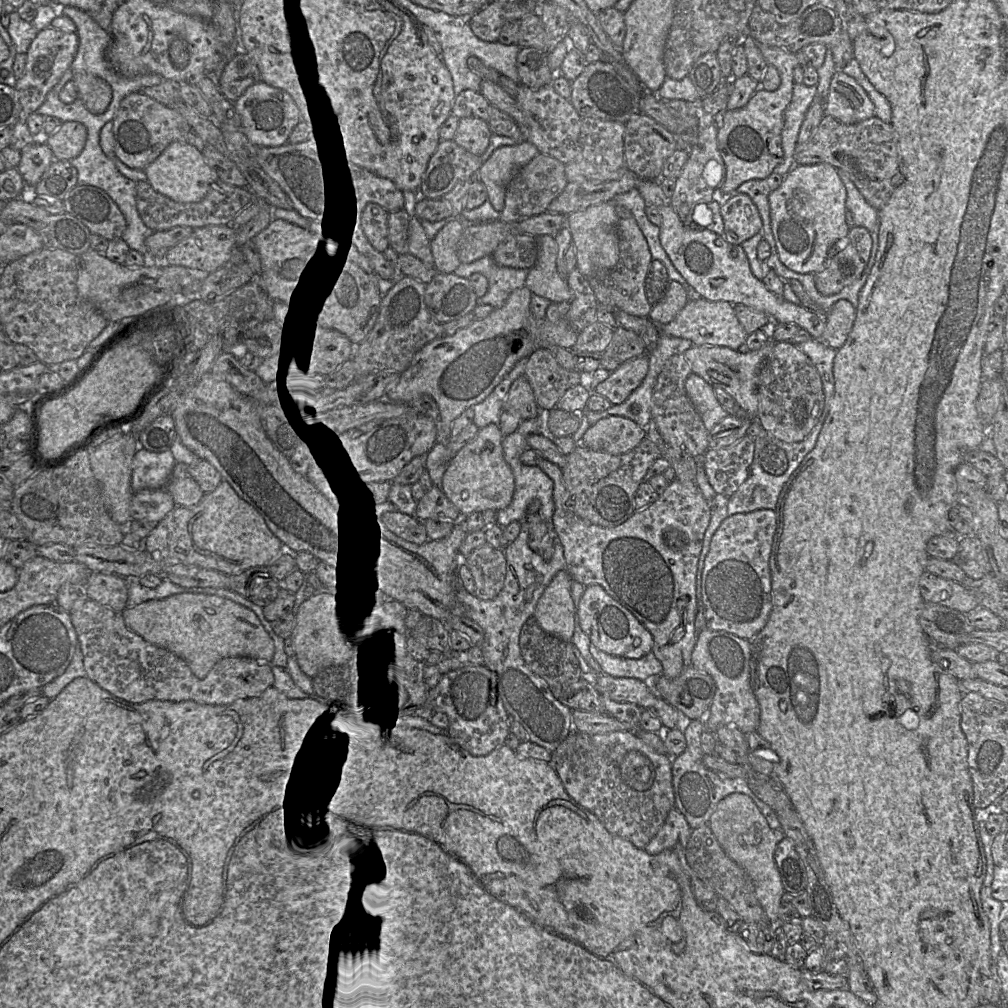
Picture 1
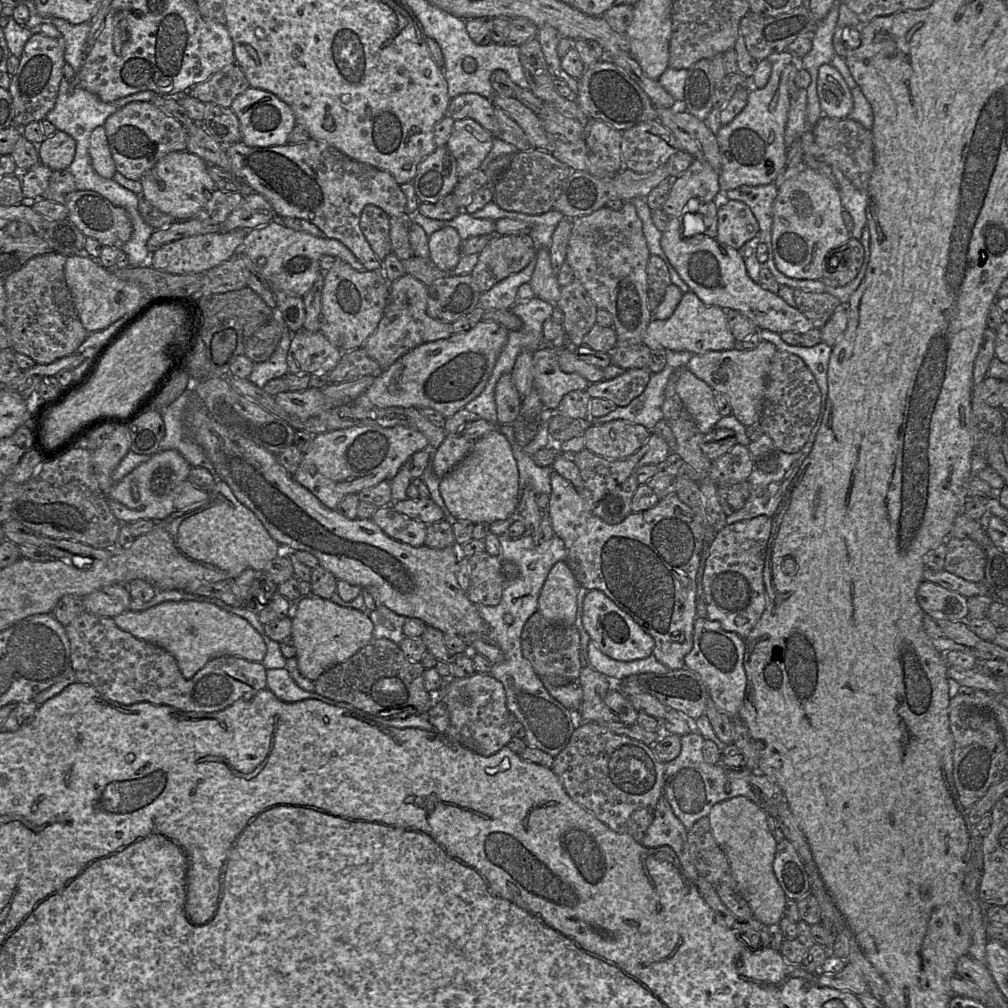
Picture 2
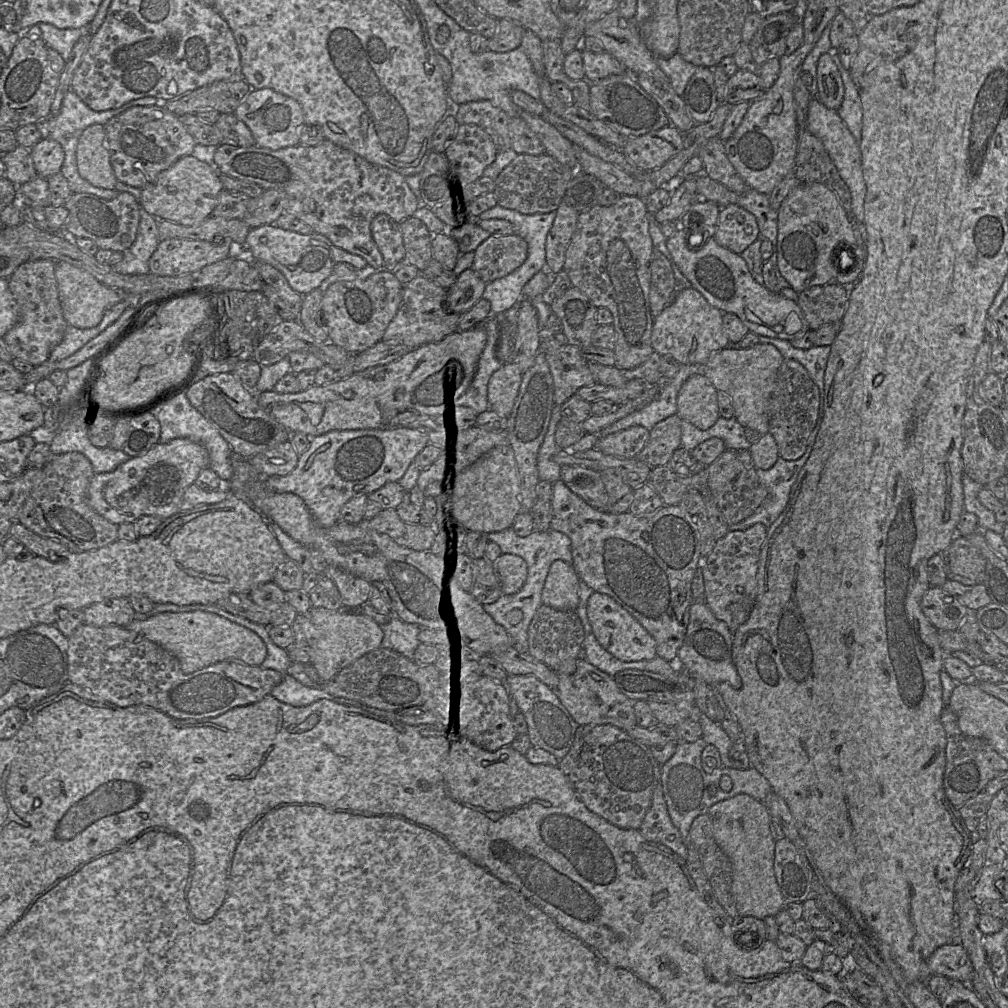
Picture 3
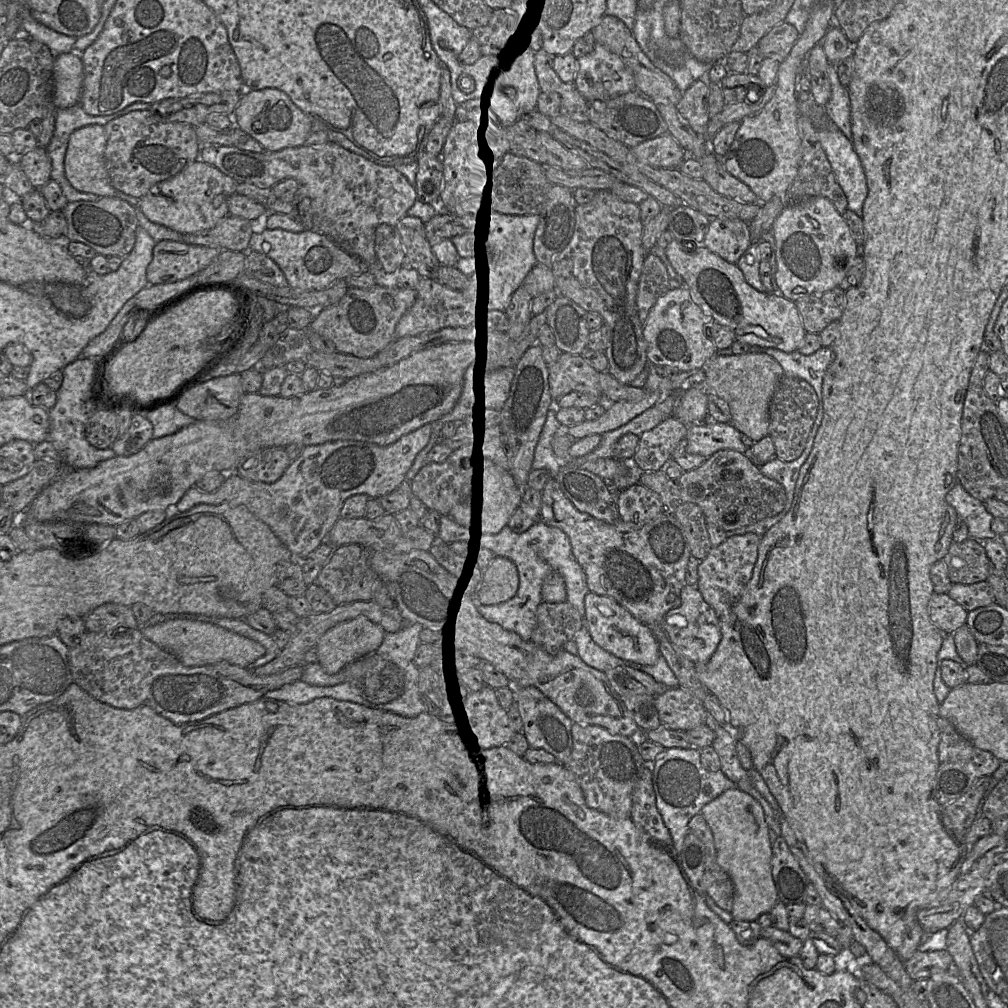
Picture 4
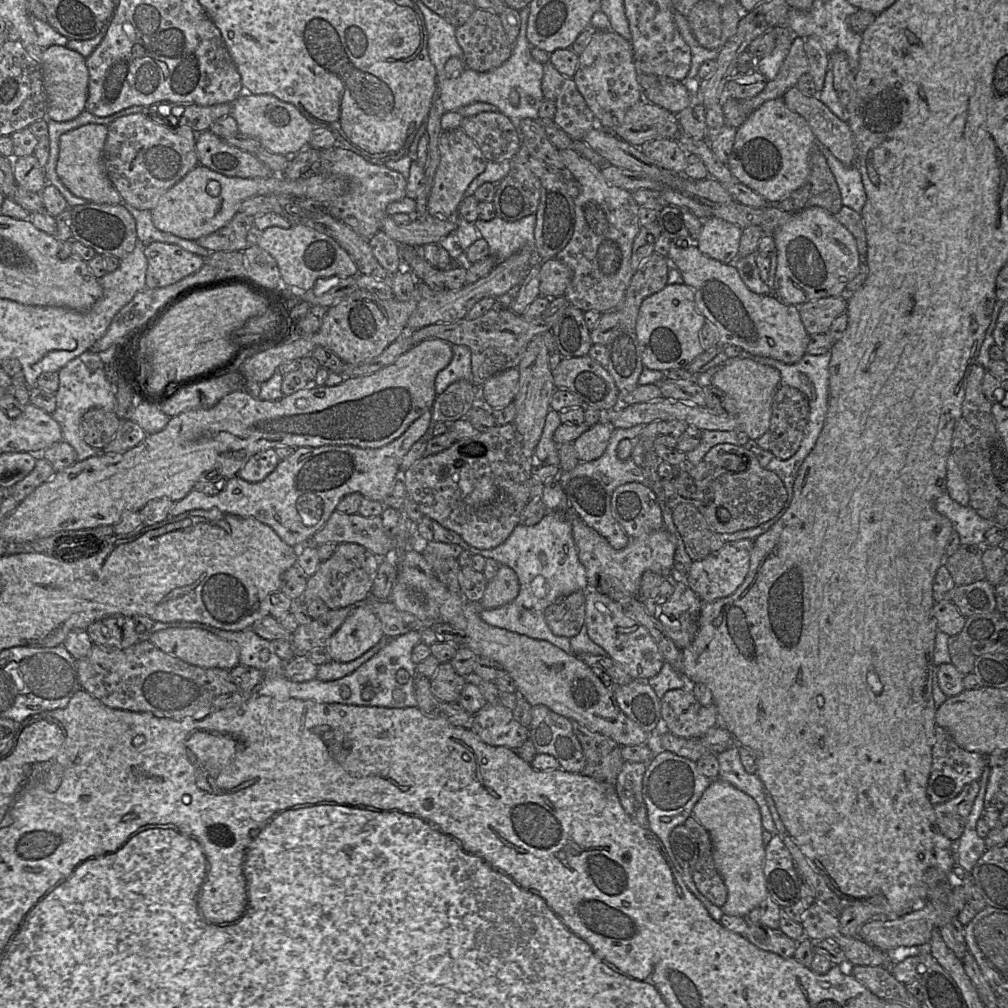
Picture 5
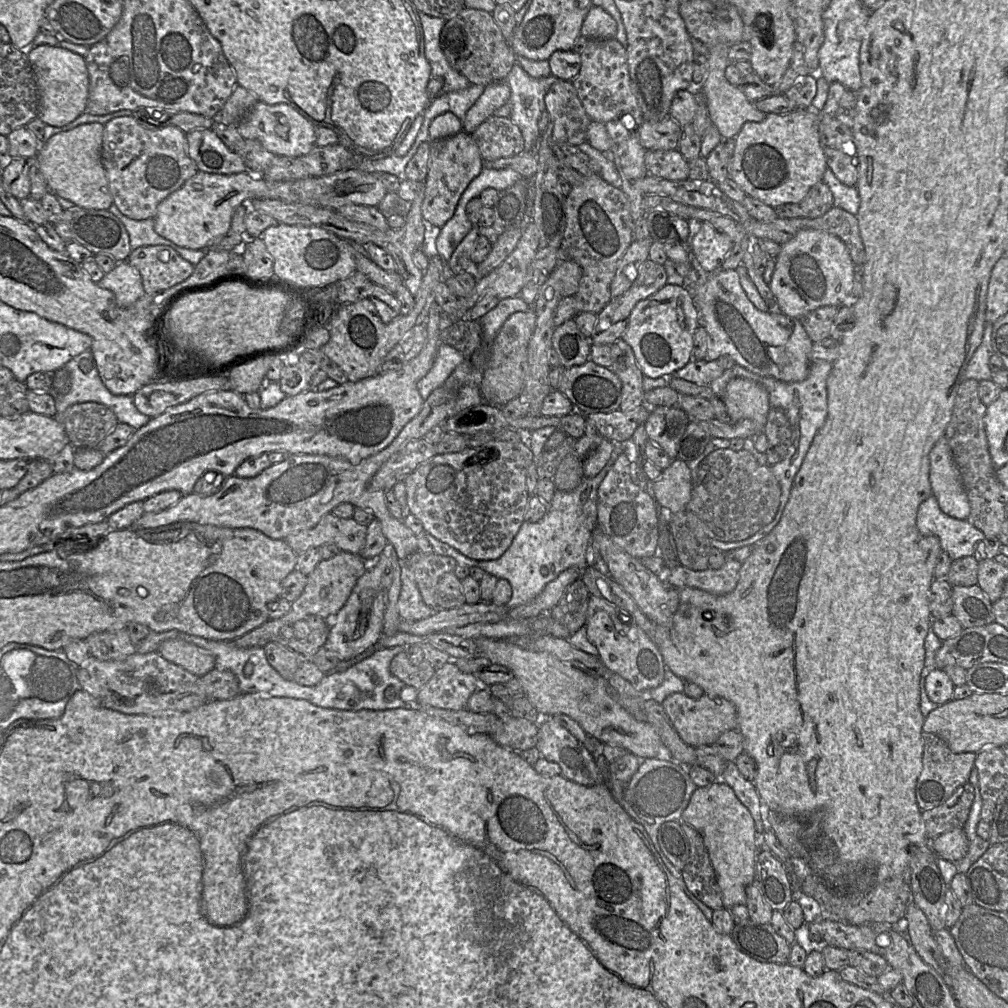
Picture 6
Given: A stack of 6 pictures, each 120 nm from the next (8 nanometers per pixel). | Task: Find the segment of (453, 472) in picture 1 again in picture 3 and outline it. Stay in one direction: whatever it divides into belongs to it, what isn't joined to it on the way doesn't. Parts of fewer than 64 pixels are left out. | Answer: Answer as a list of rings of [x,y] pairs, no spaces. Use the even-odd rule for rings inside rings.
[[[512,447],[493,448],[465,475],[437,495],[442,509],[469,532],[495,533],[511,528],[515,517],[522,511],[519,473]]]

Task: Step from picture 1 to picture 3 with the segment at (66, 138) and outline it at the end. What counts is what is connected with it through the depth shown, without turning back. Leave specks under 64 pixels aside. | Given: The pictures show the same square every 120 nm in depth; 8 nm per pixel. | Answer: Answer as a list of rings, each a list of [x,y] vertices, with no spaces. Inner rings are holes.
[[[42,139],[31,148],[31,155],[38,176],[48,179],[61,172],[65,153],[59,142]]]

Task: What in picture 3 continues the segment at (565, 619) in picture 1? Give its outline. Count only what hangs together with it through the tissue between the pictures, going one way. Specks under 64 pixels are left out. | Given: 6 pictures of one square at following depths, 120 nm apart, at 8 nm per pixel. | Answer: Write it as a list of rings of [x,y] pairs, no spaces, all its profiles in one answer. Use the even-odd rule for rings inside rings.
[[[555,560],[545,580],[542,603],[557,610],[576,611],[579,602],[579,581],[572,565]]]

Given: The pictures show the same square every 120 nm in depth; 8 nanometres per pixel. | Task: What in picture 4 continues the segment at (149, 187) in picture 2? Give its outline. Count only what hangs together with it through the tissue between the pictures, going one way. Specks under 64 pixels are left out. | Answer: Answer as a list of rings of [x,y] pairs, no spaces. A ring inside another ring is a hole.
[[[196,160],[175,176],[163,180],[140,198],[139,207],[153,223],[165,226],[181,234],[197,233],[213,228],[229,215],[228,198],[236,193],[238,183],[216,167]]]

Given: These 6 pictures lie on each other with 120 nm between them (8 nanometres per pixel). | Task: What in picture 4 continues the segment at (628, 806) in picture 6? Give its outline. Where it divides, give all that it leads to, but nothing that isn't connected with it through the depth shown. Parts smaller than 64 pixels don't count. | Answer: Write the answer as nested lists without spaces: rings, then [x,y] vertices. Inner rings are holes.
[[[695,747],[667,748],[651,764],[653,786],[656,796],[656,806],[662,815],[664,824],[672,837],[672,847],[680,853],[686,833],[689,830],[690,819],[699,814],[704,805],[714,800],[728,789],[736,785],[728,779],[722,770],[711,772],[701,764],[700,750]]]

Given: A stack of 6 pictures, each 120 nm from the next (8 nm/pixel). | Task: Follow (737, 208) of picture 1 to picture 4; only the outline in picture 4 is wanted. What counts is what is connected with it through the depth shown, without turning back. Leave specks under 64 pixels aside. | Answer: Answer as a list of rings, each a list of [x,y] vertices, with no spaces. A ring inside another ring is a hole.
[[[711,219],[702,244],[729,263],[736,264],[752,244],[749,223],[740,219]]]

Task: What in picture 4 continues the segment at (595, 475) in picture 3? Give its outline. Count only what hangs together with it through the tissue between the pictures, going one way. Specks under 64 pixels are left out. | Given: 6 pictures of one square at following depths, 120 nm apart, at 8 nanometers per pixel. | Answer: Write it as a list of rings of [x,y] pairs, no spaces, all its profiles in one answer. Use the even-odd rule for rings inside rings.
[[[562,466],[555,480],[580,512],[610,524],[620,521],[617,496],[599,476],[585,469]]]

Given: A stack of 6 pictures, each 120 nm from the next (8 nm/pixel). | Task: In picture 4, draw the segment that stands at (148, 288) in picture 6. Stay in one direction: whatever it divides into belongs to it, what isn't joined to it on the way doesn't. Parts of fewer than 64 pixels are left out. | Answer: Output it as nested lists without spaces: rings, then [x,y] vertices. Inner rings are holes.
[[[161,240],[153,248],[152,260],[147,267],[148,285],[181,281],[204,269],[222,250]]]

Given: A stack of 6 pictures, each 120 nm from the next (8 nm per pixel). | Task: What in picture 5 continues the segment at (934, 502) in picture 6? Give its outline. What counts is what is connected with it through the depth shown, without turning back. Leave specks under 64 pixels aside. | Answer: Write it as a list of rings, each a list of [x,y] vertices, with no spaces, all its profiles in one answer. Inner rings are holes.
[[[947,492],[935,501],[935,509],[951,521],[961,545],[985,546],[986,532],[997,524],[979,516],[971,506],[960,505]]]

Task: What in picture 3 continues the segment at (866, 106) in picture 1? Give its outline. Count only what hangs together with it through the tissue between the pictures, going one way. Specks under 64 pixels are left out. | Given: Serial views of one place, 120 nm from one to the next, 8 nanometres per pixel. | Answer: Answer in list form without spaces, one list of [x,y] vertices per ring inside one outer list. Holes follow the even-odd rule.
[[[830,52],[820,56],[816,80],[818,100],[827,108],[837,110],[843,101],[844,85]]]

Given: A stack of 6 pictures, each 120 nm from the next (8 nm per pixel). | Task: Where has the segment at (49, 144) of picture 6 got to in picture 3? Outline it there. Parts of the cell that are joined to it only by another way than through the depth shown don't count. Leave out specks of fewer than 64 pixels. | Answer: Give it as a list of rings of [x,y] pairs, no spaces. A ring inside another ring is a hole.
[[[93,124],[82,132],[76,149],[76,161],[83,179],[99,188],[115,189],[117,178],[111,166],[103,125]]]

